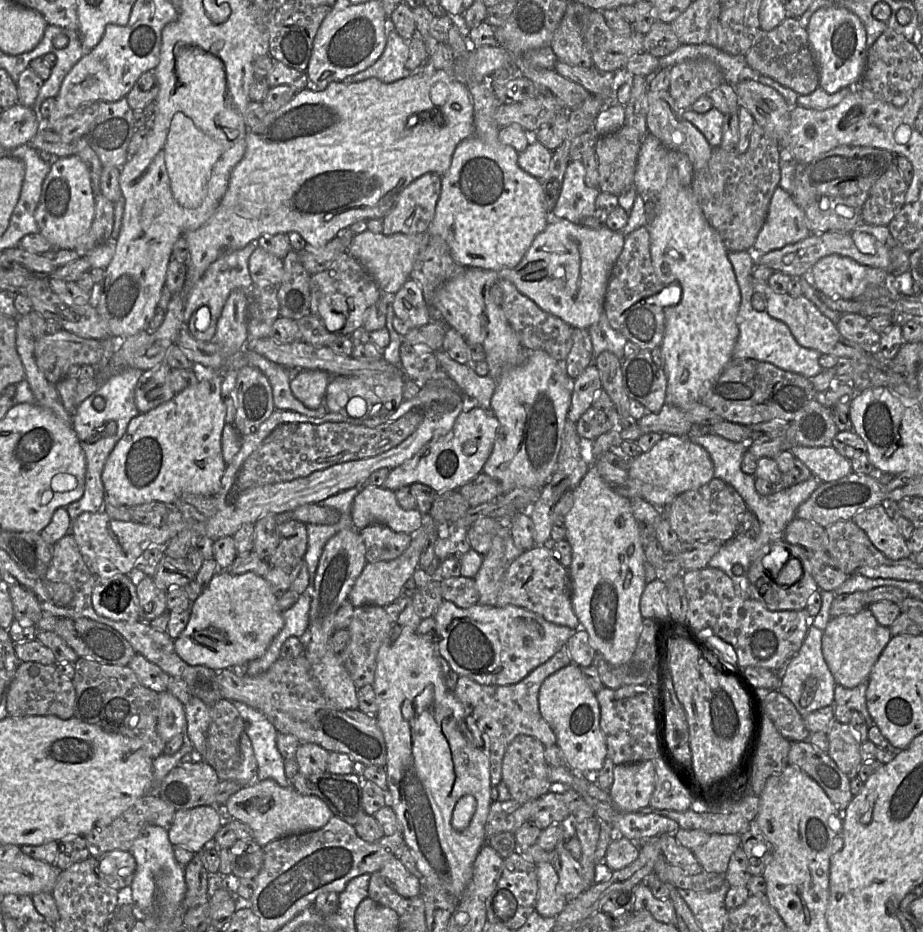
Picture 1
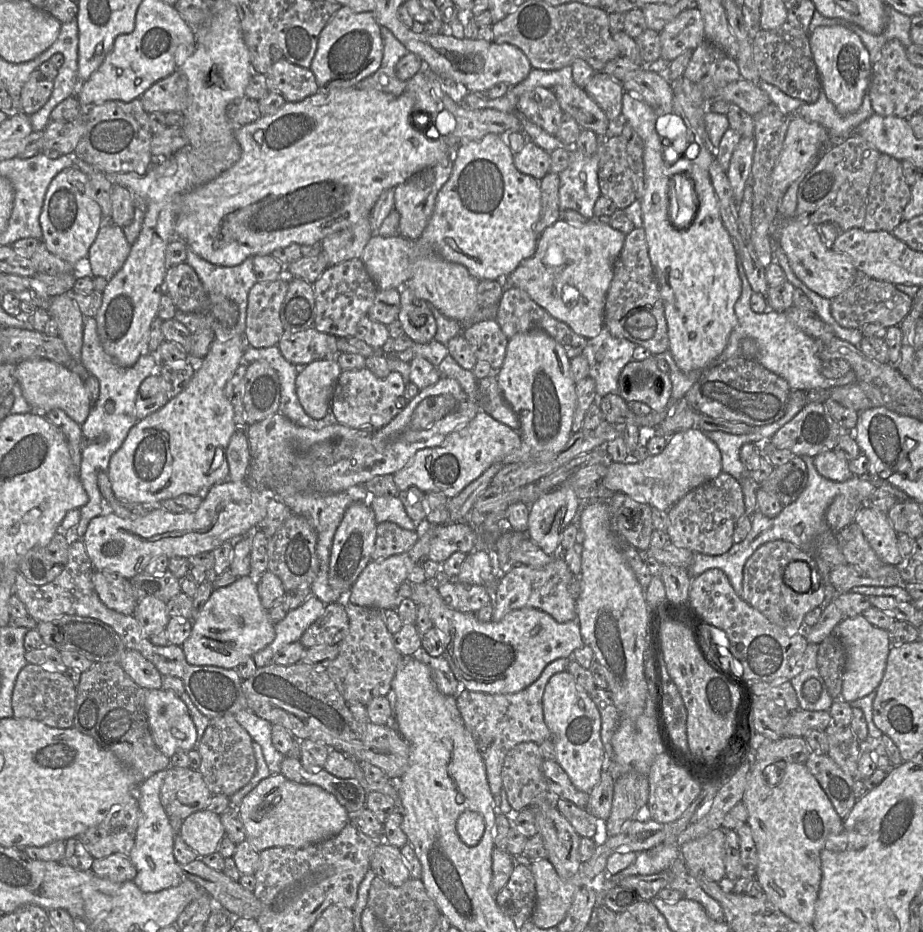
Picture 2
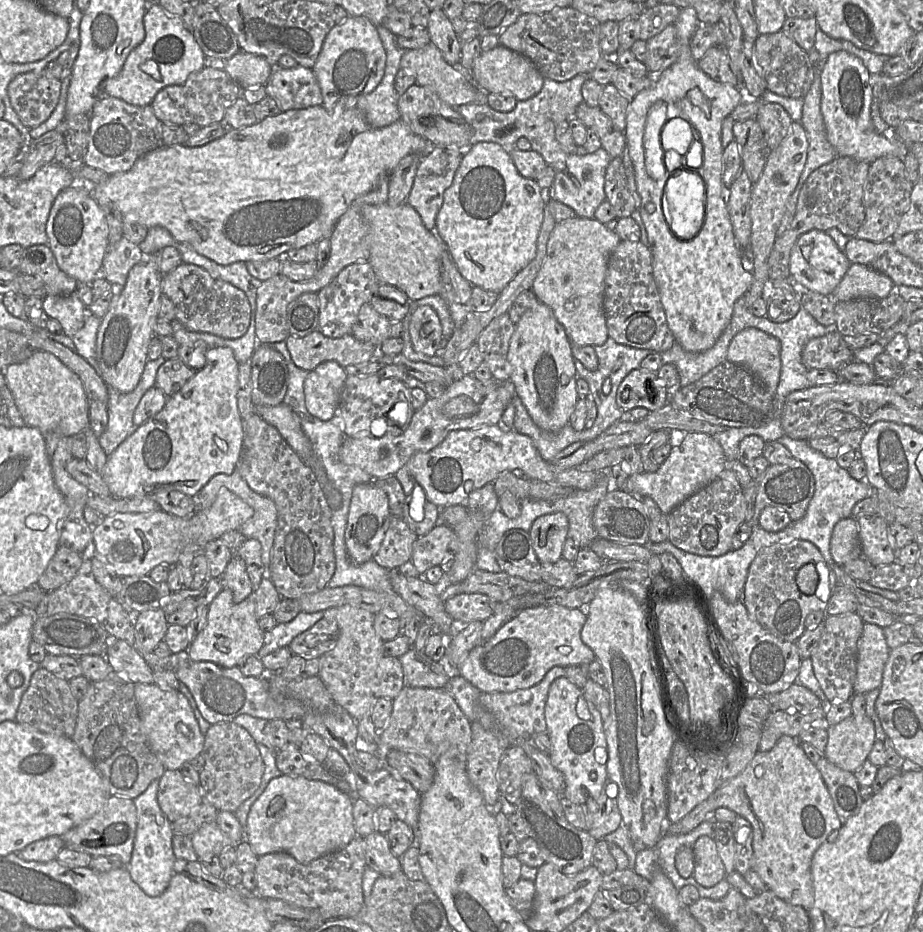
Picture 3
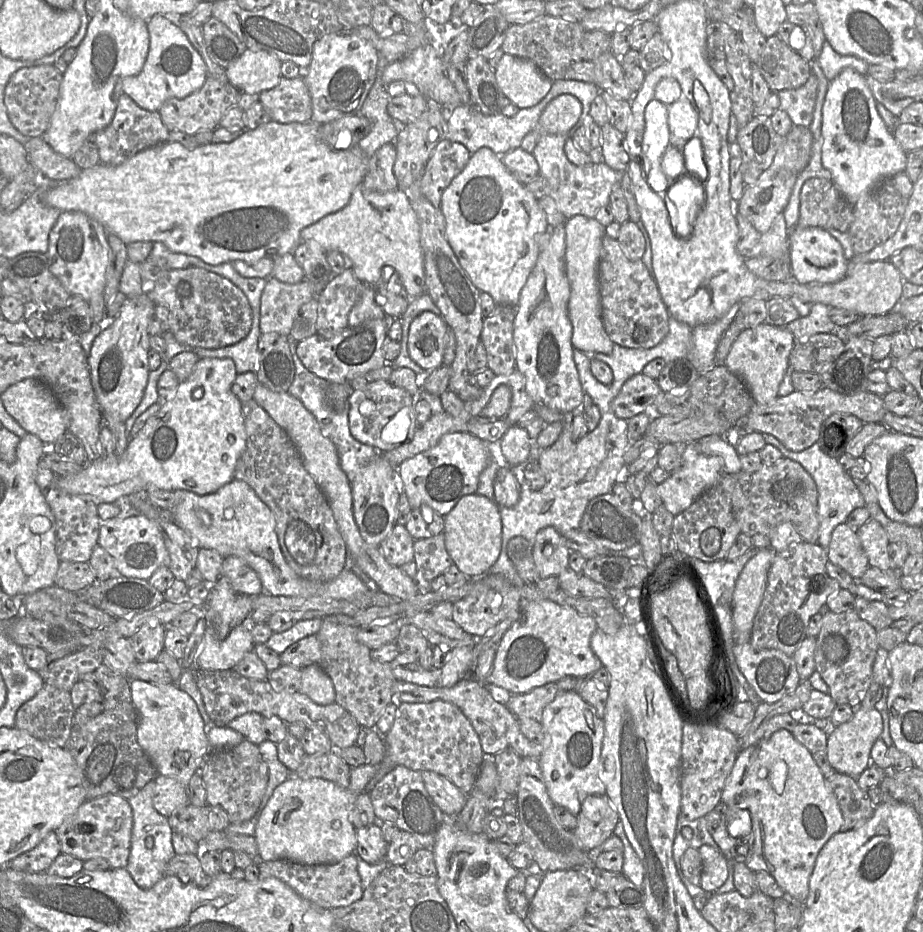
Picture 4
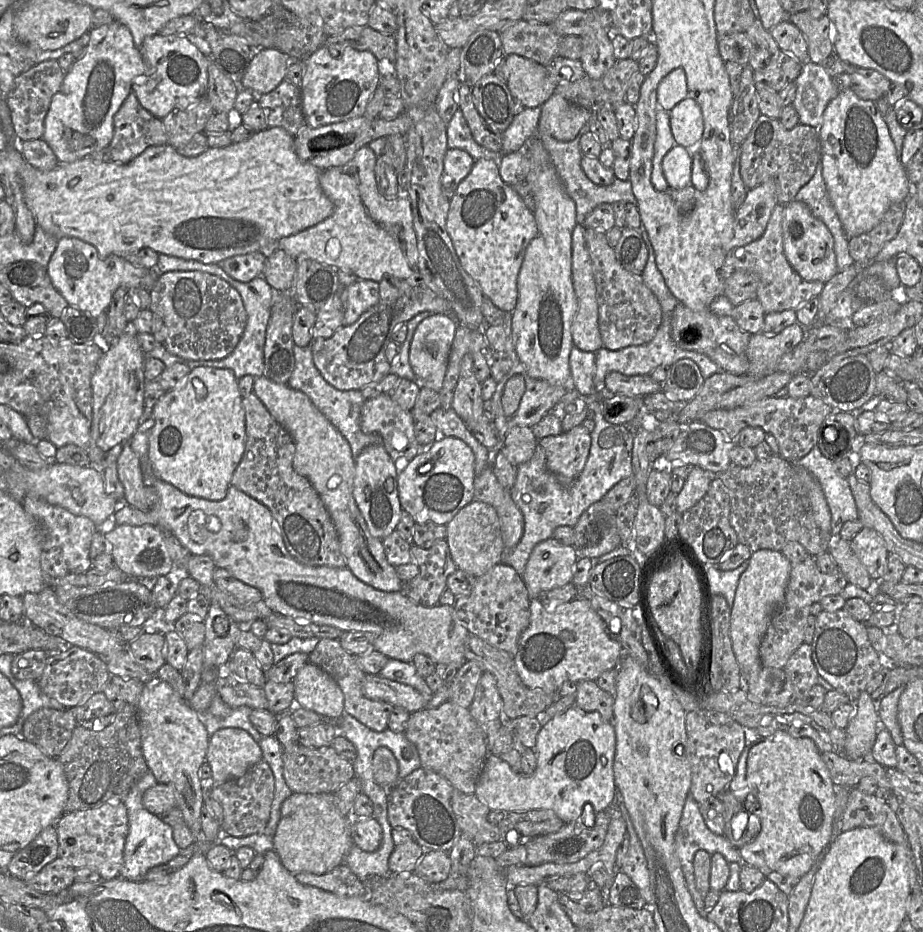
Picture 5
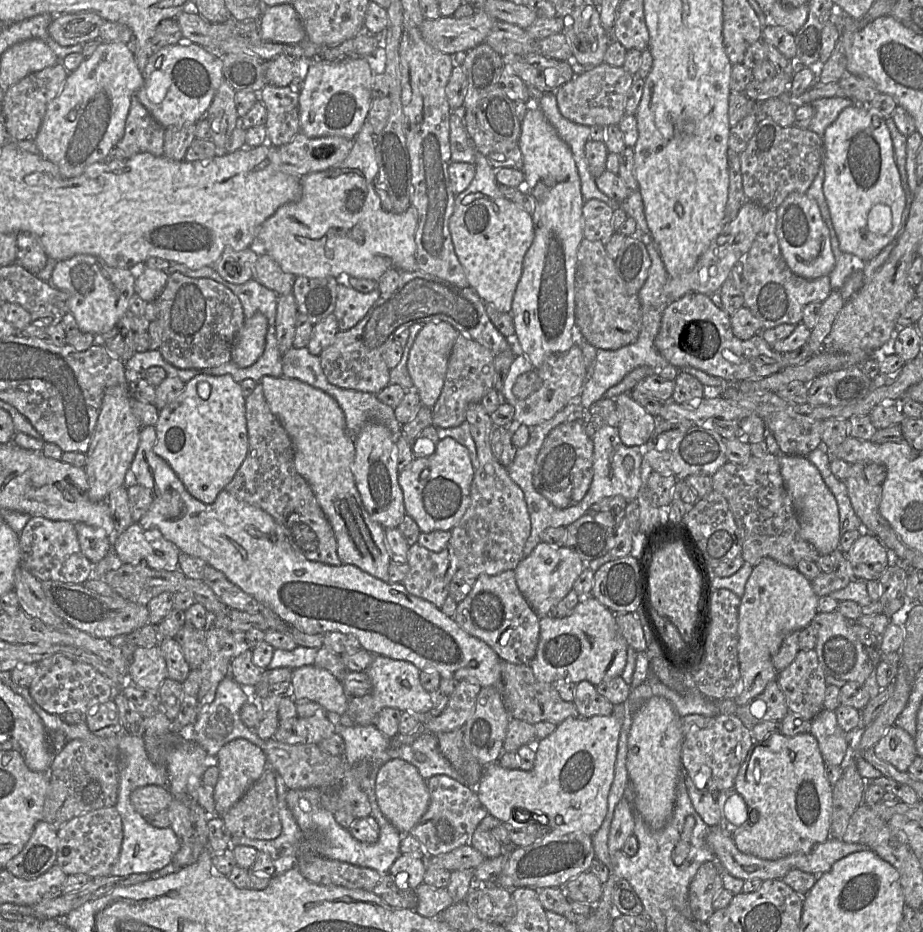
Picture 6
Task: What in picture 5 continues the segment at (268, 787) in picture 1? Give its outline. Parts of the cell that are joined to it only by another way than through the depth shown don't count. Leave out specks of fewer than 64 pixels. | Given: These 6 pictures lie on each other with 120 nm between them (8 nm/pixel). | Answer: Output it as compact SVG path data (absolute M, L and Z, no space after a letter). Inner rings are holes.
M292 793L281 805L281 816L273 837L273 850L291 873L322 875L344 863L353 847L352 819L340 814L334 794Z

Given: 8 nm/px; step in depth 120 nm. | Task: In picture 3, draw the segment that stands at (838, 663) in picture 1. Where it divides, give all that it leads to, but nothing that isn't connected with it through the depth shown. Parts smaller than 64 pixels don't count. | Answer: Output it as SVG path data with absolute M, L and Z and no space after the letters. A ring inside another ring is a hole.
M864 623L862 635L858 640L854 695L867 694L881 686L890 651L883 628L875 624Z

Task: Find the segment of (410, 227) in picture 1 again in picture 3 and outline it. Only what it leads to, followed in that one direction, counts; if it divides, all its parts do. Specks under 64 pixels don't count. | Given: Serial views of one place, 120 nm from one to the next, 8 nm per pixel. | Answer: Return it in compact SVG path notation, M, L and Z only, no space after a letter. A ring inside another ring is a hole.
M431 146L429 152L422 155L406 202L416 210L425 227L431 232L435 232L436 217L443 203L444 192L451 186L463 154L463 150L456 146Z

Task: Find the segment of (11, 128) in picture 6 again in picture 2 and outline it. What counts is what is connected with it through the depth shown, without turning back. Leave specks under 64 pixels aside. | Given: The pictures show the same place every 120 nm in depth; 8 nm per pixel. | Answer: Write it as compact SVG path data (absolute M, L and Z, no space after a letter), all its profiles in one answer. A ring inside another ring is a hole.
M34 70L21 90L21 105L28 116L39 111L50 99L53 81L47 80L39 70Z

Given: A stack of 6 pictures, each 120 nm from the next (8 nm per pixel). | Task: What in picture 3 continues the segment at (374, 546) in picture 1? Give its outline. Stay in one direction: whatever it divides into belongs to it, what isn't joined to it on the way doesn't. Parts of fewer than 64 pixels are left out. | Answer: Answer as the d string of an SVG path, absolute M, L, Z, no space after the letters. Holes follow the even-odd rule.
M391 517L380 549L373 559L388 571L398 570L406 562L411 562L413 545L417 539L418 535L402 517Z

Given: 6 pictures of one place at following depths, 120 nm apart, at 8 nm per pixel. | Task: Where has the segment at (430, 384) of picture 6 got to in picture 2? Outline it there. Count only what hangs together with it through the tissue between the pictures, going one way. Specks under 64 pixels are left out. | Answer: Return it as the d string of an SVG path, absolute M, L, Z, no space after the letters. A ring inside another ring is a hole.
M407 285L400 291L400 320L405 334L414 343L426 344L434 340L437 330L436 320L428 307L428 302L418 298Z

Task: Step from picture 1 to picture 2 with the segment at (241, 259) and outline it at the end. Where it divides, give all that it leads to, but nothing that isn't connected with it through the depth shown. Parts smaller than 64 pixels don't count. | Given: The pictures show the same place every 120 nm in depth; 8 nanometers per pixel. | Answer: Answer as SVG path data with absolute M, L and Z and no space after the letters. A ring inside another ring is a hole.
M187 246L186 263L197 273L211 304L222 303L224 299L236 303L239 310L238 321L234 326L224 326L234 334L227 335L227 339L236 335L244 336L248 296L257 282L253 257L248 257L239 265L224 267L204 260Z

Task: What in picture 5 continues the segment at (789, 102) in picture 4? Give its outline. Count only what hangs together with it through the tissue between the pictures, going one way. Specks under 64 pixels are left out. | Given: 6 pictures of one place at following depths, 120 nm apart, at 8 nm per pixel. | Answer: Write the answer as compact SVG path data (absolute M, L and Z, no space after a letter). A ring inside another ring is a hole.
M810 60L803 63L795 84L797 90L792 106L798 113L800 124L820 128L827 105L840 91L824 66Z

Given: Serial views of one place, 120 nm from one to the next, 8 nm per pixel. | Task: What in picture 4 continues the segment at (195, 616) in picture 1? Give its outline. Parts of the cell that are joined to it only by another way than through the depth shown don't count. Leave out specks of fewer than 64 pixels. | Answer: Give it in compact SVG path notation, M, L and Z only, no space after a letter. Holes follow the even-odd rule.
M249 622L234 627L224 640L219 640L215 630L206 626L202 650L197 657L198 669L235 669L238 662L254 647Z

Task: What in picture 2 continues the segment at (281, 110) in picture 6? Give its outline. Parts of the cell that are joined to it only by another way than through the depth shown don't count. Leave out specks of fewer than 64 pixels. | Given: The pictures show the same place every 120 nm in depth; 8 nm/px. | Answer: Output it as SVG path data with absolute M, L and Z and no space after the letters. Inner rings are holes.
M285 59L276 61L266 78L269 92L280 94L286 102L299 102L318 92L318 84L312 70Z

